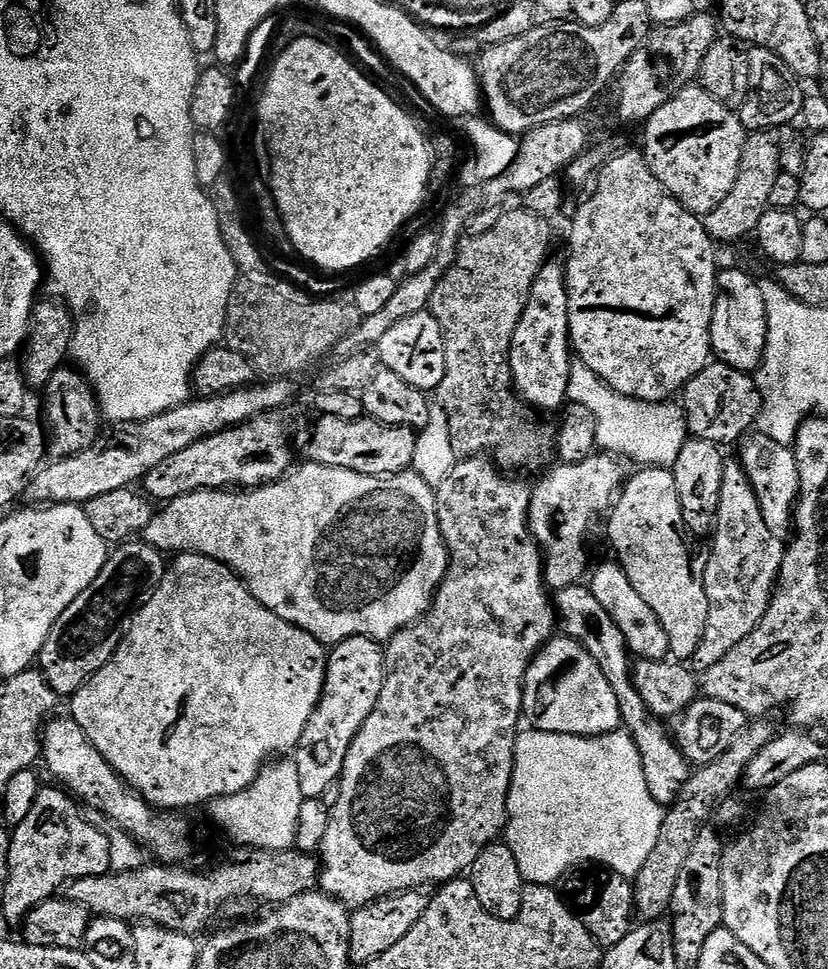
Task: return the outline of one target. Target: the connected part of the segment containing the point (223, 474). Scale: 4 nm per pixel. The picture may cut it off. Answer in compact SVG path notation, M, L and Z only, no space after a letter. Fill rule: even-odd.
M291 411L263 412L248 419L246 423L236 424L226 431L208 435L193 446L172 454L154 470L147 473L142 481L145 493L151 499L167 502L175 497L200 491L203 488L249 488L272 483L287 473L294 464L290 448L292 434Z

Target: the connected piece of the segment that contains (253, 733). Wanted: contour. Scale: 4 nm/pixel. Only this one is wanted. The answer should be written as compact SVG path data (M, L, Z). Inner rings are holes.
M180 554L171 561L170 567L160 579L157 588L153 588L148 599L141 604L124 641L118 646L116 653L70 698L70 715L82 726L86 738L94 742L98 754L106 758L106 762L126 781L128 787L139 792L153 808L157 810L185 810L196 808L199 804L207 805L213 800L238 794L246 790L258 778L258 774L273 758L283 757L291 753L302 738L302 730L306 730L306 722L310 722L310 714L318 706L322 698L322 690L326 682L329 649L301 628L278 618L266 606L262 606L253 597L243 580L232 569L219 564L208 556Z

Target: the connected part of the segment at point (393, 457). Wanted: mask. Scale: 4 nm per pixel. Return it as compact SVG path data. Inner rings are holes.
M321 415L319 419L320 421L312 428L312 441L308 444L307 459L311 463L345 468L354 470L358 474L370 474L371 476L391 476L393 472L411 469L417 438L417 433L413 429L403 428L400 425L383 424L371 418L347 420L346 418Z

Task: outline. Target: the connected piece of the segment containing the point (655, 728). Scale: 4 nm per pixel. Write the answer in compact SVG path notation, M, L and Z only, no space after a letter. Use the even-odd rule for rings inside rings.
M583 583L571 584L559 589L554 596L554 607L559 623L562 625L563 635L571 640L577 640L584 645L585 650L598 662L602 674L606 674L606 682L614 686L614 695L618 697L618 710L623 727L627 729L632 741L638 746L642 758L642 768L646 774L646 782L650 786L650 794L661 806L671 806L680 797L680 791L686 786L694 771L684 751L676 743L673 733L663 728L661 721L653 716L651 710L642 700L642 694L634 686L632 670L634 657L628 651L628 643L618 630L618 622L606 614L602 602L594 598L591 587Z

